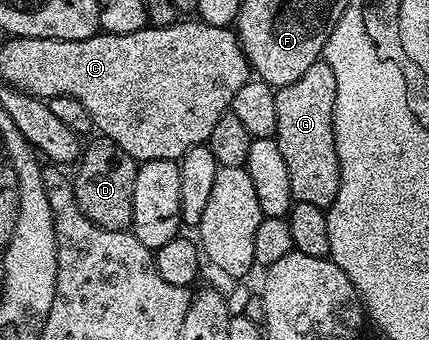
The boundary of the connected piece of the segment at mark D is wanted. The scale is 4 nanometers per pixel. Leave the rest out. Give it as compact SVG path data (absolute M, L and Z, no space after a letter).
M104 137L90 138L84 144L76 164L77 176L71 182L75 201L79 209L95 225L108 231L128 231L133 226L133 202L135 201L135 177L137 176L138 160L132 159L115 141Z

